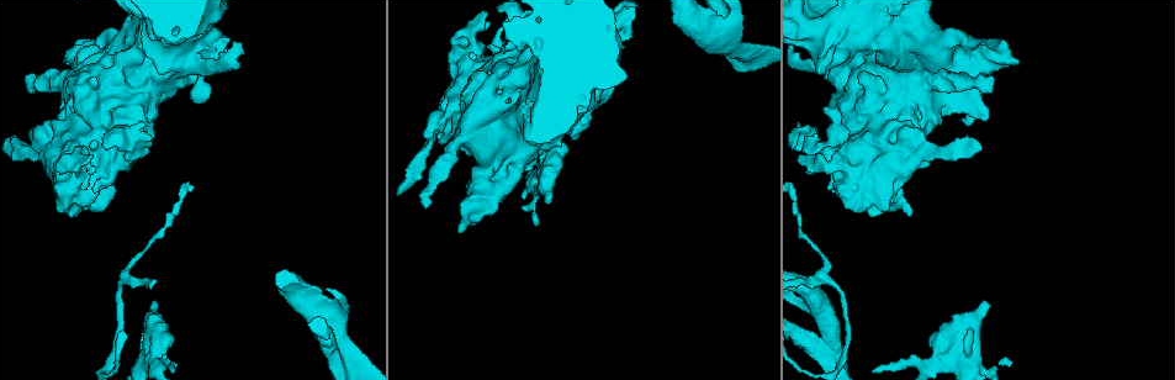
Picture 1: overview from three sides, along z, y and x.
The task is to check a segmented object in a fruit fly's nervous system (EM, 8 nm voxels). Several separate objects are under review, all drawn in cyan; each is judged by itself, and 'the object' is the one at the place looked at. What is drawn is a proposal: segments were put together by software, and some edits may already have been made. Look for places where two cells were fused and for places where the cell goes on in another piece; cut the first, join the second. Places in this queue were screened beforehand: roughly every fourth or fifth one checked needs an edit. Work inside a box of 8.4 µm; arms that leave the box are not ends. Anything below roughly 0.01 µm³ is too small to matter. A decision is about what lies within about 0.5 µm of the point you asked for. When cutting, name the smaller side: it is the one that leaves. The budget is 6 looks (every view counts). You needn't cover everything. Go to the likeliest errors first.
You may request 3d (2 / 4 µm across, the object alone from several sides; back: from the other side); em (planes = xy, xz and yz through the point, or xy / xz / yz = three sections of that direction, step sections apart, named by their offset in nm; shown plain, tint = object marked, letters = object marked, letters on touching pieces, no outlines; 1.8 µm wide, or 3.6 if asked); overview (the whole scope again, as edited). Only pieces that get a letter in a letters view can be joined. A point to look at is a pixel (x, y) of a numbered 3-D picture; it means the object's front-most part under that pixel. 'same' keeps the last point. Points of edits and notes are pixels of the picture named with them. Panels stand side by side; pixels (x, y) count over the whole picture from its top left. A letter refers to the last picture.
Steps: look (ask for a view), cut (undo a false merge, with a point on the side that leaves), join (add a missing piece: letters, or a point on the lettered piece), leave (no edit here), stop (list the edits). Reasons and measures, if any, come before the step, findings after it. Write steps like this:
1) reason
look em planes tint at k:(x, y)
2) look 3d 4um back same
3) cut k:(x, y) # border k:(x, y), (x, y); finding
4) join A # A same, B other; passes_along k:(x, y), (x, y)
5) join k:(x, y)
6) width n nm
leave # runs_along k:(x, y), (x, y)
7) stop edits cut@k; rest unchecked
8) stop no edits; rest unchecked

free end
look em planes letters at 1:(153, 304)

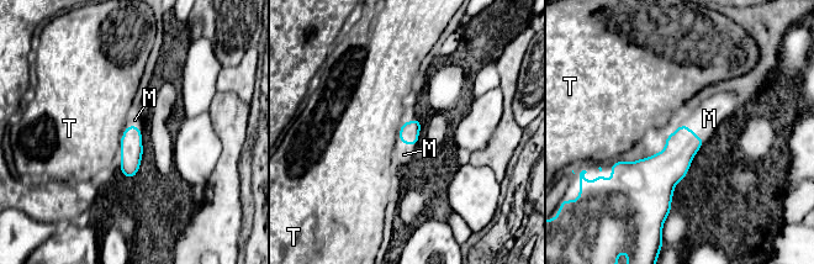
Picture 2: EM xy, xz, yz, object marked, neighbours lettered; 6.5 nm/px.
join M # M same, T other; passes_along 2:(674, 162), (687, 126), (709, 119); the cell continues

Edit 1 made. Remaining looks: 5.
four arms meet
look 3d 2um at 1:(727, 45)

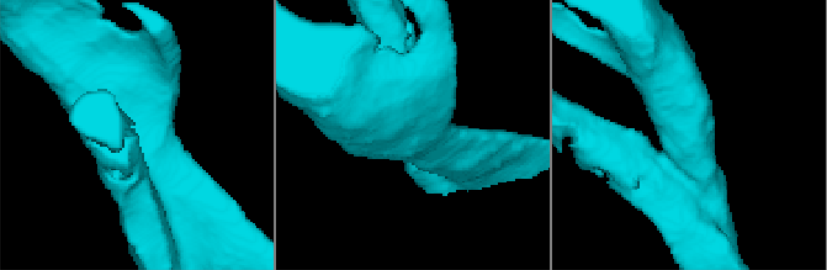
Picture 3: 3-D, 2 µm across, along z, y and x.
arms 4; need the tissue
look em planes tint at 3:(682, 154)

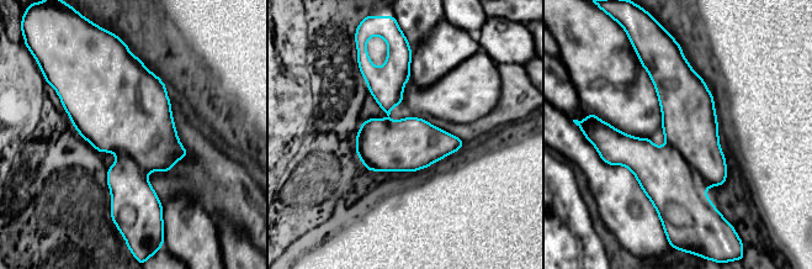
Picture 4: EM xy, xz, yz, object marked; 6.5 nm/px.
see the neighbours
look em planes letters same

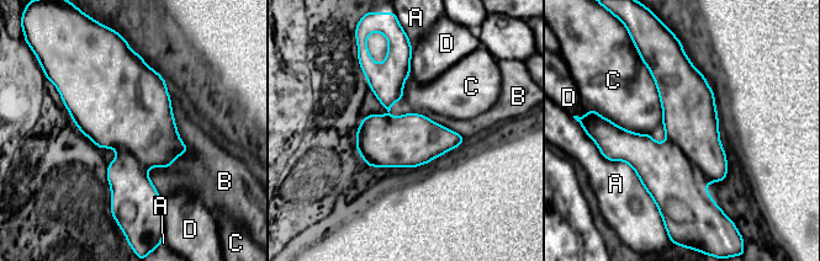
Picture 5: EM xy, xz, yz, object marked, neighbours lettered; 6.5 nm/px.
cut 5:(668, 177) # A other, B other, C other, D other; border 5:(667, 138), (681, 150), (704, 186); a second cell is stuck on

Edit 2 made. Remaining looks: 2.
branch point
look em 3.6um xy step 8 plain at 1:(135, 148)

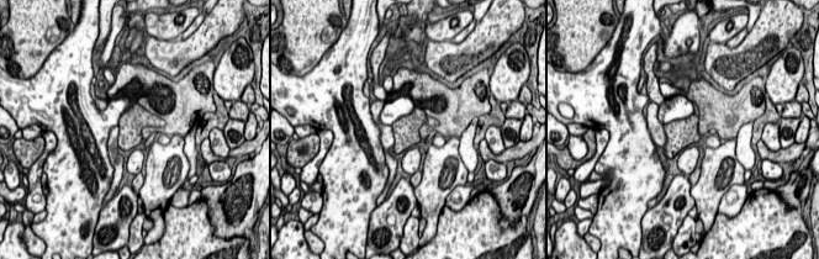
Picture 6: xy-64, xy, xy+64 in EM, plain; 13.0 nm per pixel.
look em 3.6um xy step 8 letters same

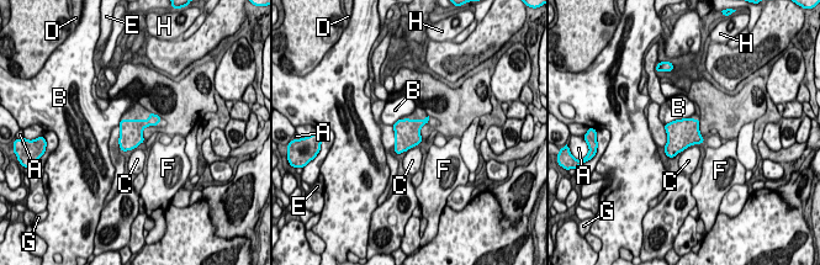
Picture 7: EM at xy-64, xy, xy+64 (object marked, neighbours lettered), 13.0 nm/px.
longest_contact B 340 nm
leave # A other, B other, C other, D other, E other, F other, G other, H other; border 7:(688, 117), (672, 120), (665, 125); continuous, no second cell

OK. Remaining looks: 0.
stop edits join@2, cut@5; rest unchecked

